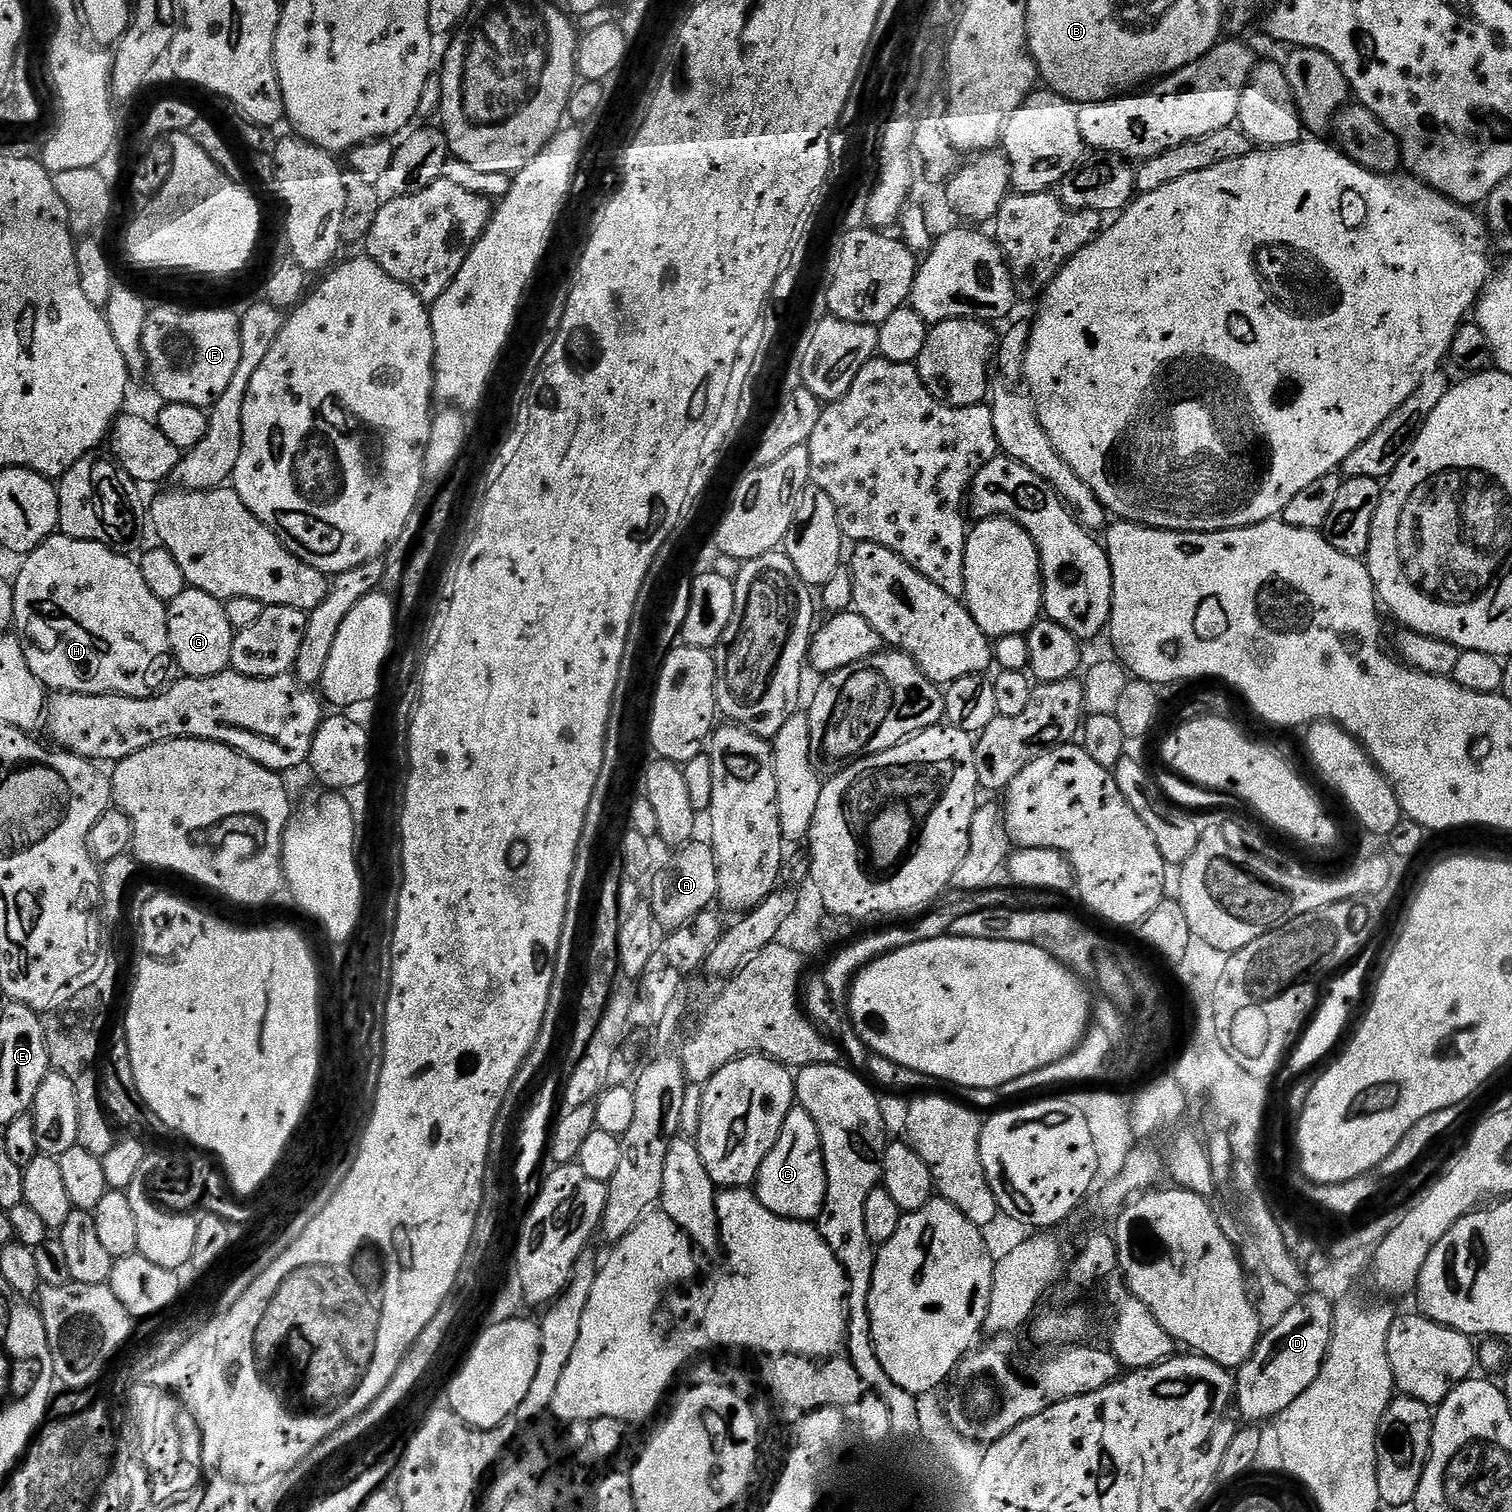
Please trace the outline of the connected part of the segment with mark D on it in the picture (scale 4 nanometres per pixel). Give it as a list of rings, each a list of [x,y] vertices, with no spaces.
[[[1301,1295],[1282,1320],[1261,1335],[1252,1357],[1234,1376],[1234,1408],[1240,1411],[1244,1422],[1256,1426],[1261,1423],[1259,1420],[1271,1421],[1318,1378],[1332,1337],[1333,1307],[1327,1295]]]

